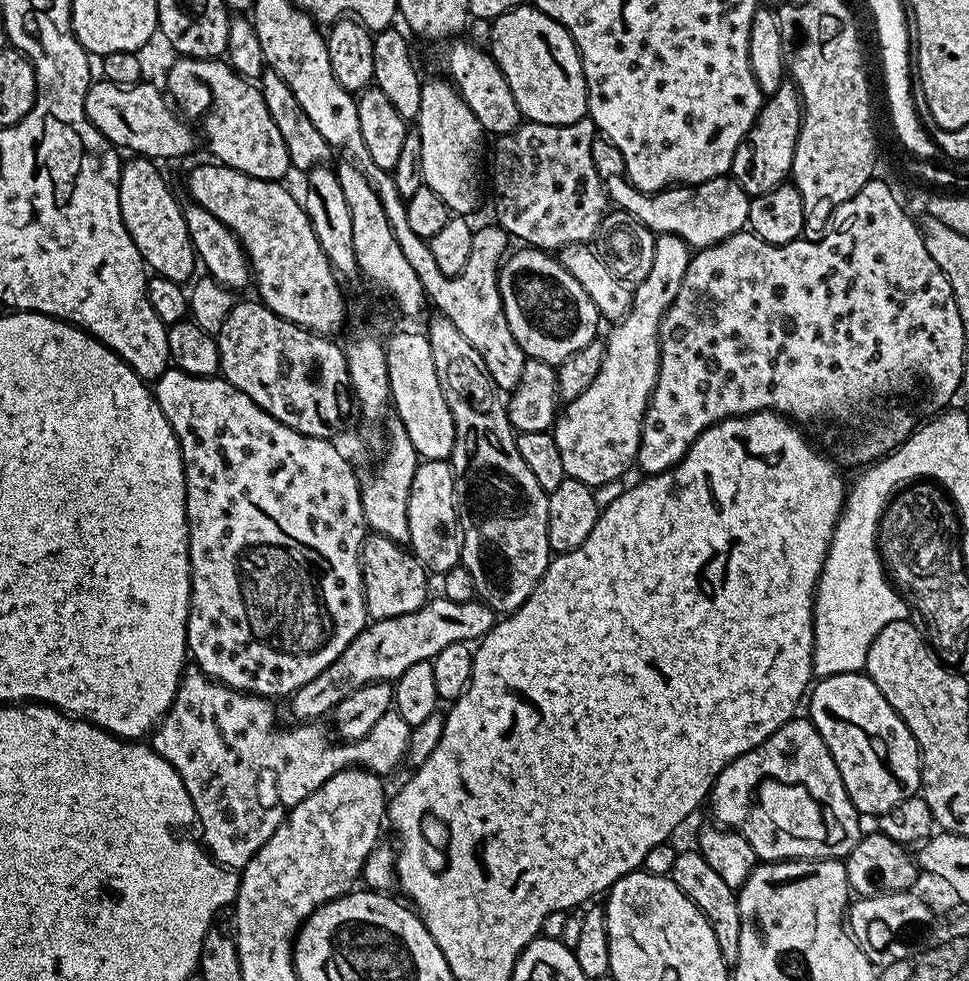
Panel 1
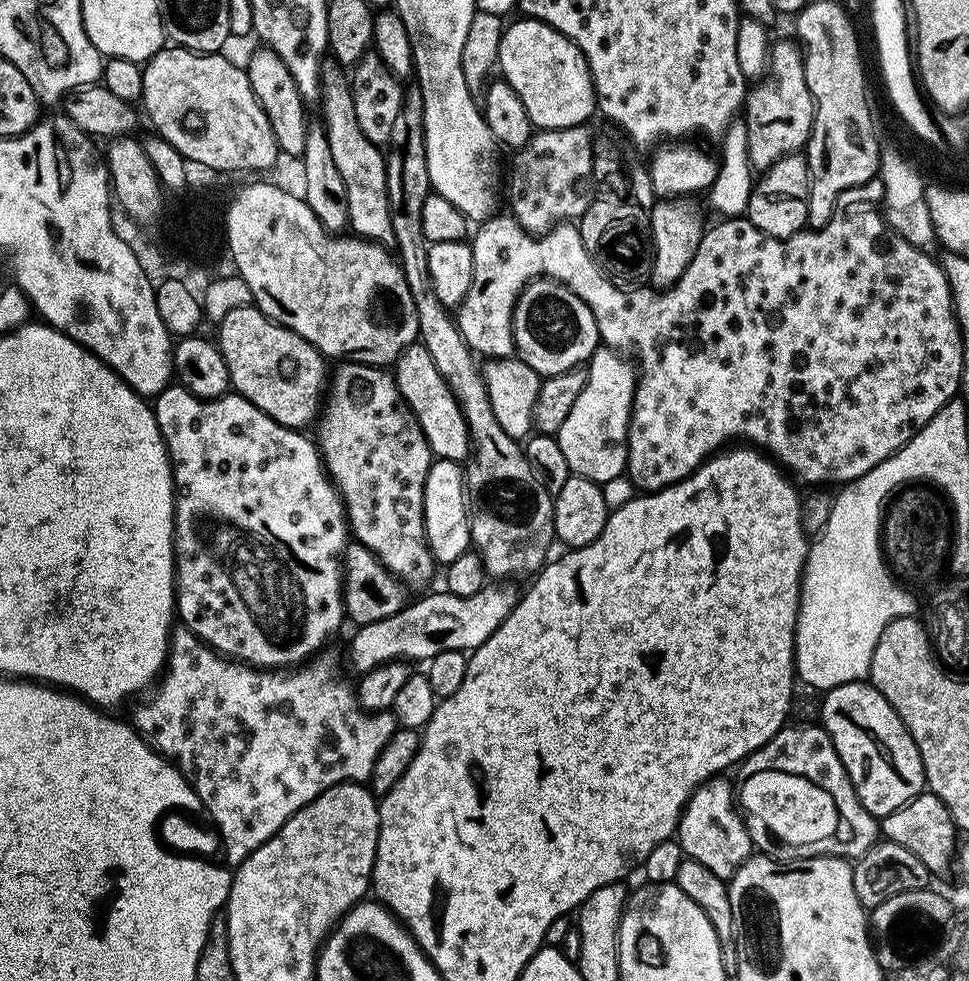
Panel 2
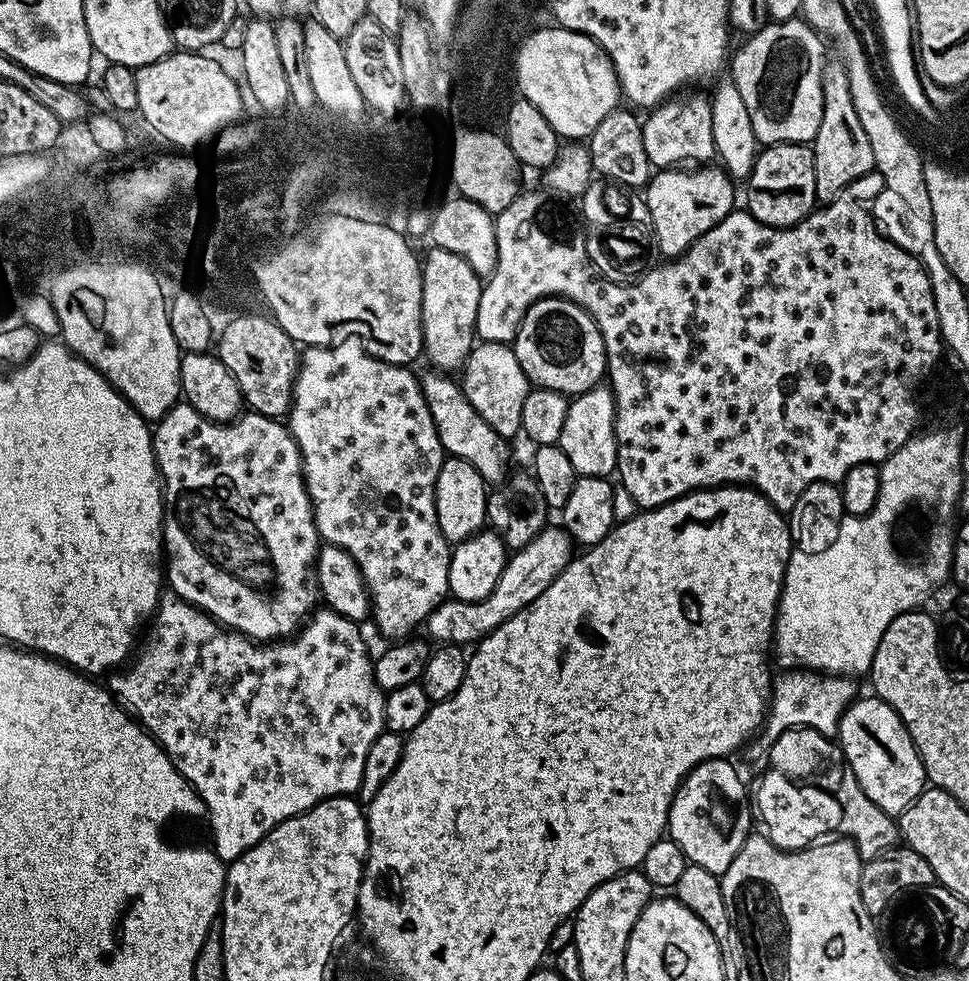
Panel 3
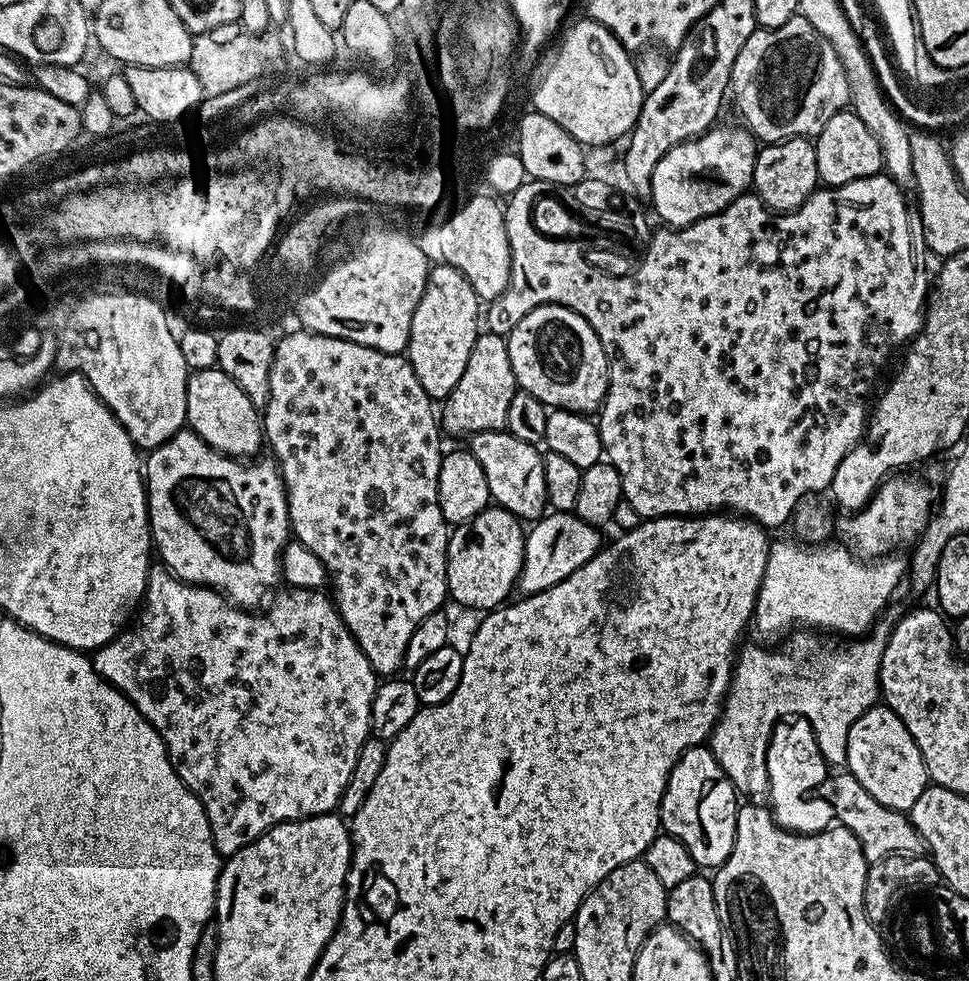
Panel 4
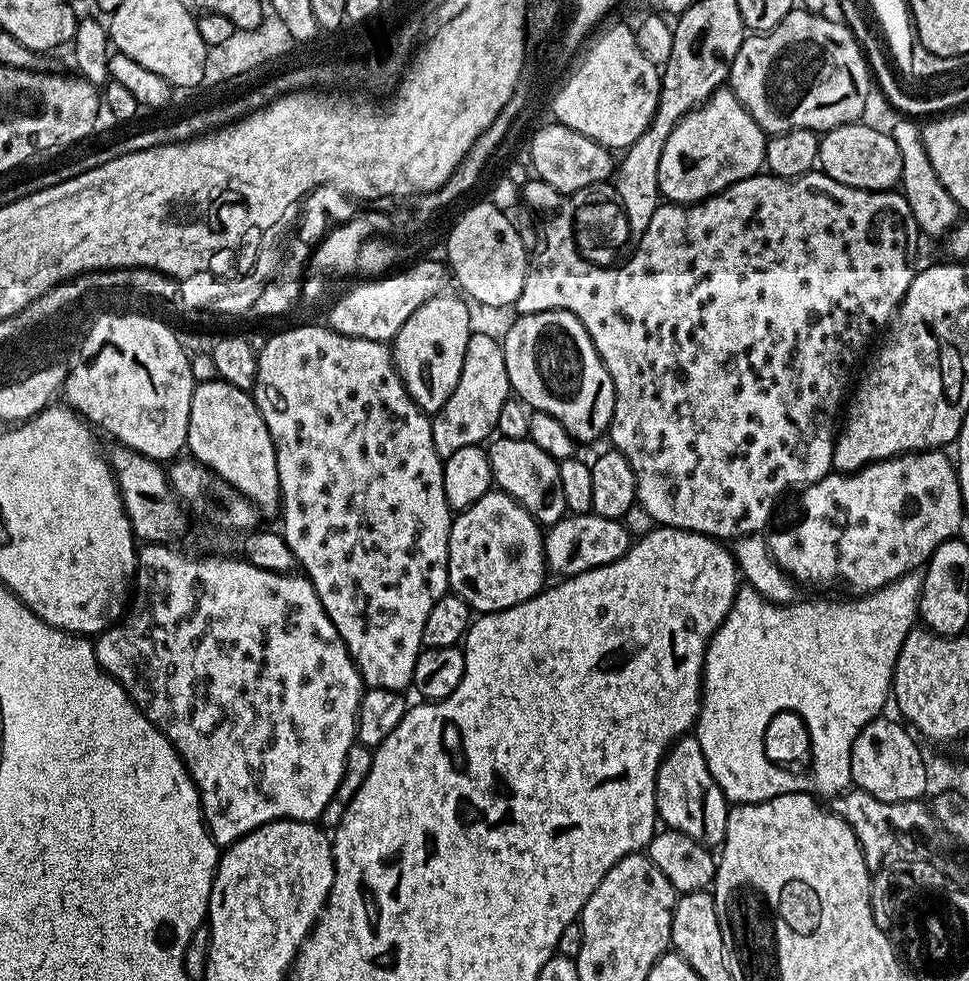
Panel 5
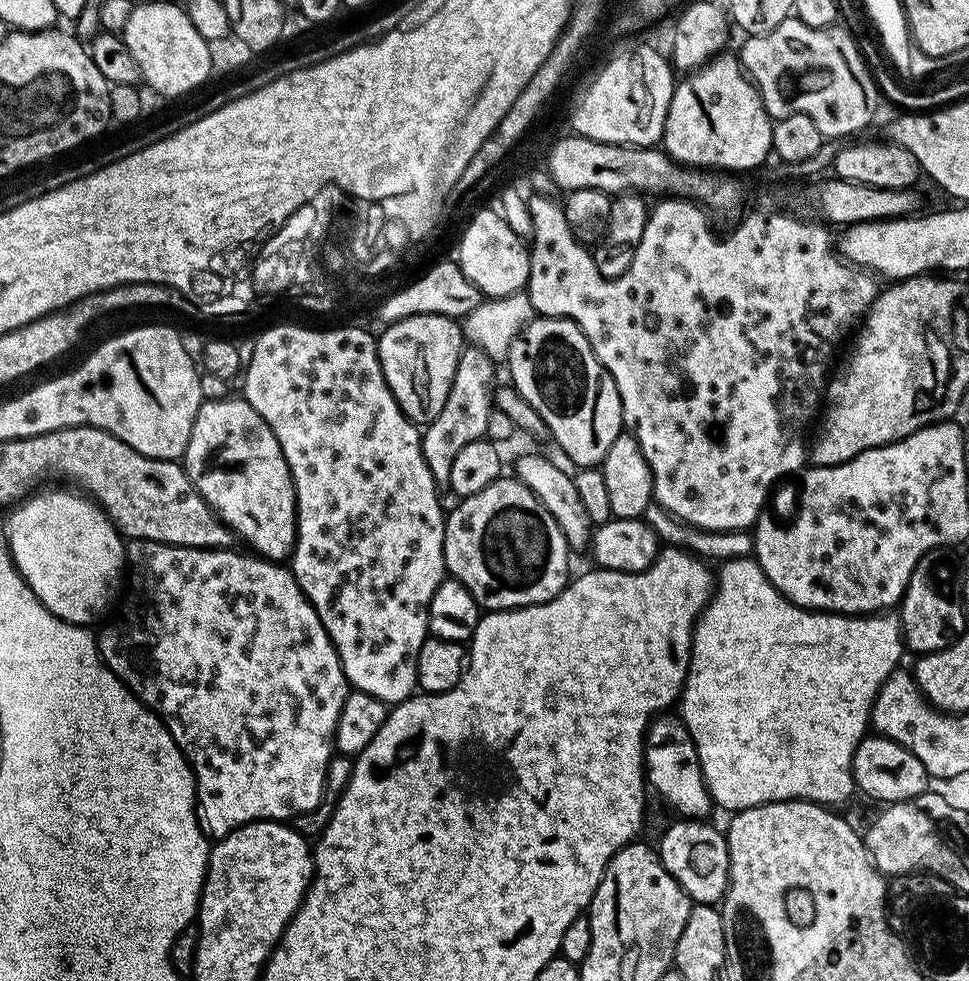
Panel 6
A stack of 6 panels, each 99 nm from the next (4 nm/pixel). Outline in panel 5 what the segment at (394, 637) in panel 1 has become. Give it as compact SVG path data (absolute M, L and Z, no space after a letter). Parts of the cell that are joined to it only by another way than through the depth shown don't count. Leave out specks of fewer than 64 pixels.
M595 514L586 516L565 515L563 520L551 525L544 537L544 558L549 569L557 572L557 577L576 576L591 568L614 562L622 558L630 547L630 537L620 520L602 518Z

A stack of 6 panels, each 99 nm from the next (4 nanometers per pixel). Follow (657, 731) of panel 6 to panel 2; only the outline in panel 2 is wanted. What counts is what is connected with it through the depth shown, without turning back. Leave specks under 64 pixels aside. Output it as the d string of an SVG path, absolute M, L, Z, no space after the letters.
M723 775L713 776L692 791L692 797L686 802L680 816L678 843L687 859L702 862L702 866L714 870L718 878L727 882L744 865L744 861L753 855L754 845L737 805L733 781L724 779Z

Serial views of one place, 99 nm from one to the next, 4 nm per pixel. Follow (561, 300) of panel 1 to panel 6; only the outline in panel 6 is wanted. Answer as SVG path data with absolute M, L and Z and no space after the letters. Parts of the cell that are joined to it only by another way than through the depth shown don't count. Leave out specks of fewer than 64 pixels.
M540 316L539 318L531 319L514 338L506 359L507 366L509 374L512 375L512 380L510 380L511 387L516 388L518 394L522 394L522 398L526 398L526 402L530 402L530 406L534 406L534 410L538 410L538 414L542 414L550 436L556 439L557 446L576 463L575 467L581 469L603 465L610 446L614 446L614 438L618 438L625 431L622 402L618 398L618 386L614 386L614 378L610 378L610 374L602 366L602 362L598 362L598 358L586 338L586 334L582 334L579 326L573 320L564 320L560 316Z

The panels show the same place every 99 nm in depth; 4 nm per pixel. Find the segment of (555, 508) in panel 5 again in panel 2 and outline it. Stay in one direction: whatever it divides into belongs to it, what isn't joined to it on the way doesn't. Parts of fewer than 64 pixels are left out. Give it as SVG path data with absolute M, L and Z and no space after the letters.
M417 342L396 360L394 375L402 398L408 404L408 409L420 424L422 434L430 446L433 457L442 460L464 462L470 456L470 441L468 438L468 423L450 390L450 386L438 374L438 366L430 358L430 350Z

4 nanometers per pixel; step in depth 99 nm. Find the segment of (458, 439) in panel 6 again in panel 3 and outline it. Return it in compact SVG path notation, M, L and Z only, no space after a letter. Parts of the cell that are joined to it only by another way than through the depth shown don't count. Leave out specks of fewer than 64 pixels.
M489 340L477 343L462 365L462 391L464 397L478 410L480 417L492 427L499 436L512 438L520 432L522 402L530 387L530 381L518 366L515 347Z

